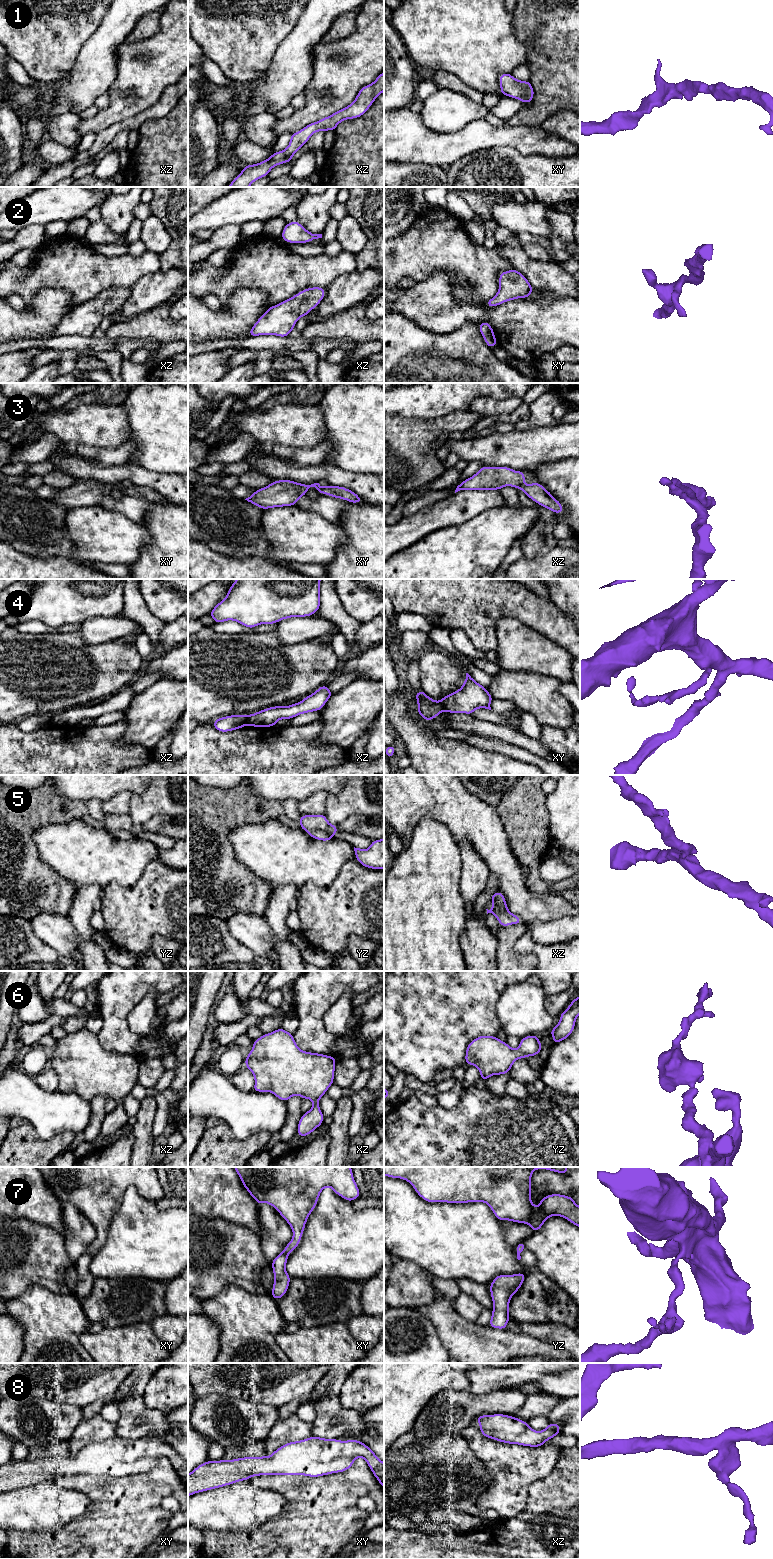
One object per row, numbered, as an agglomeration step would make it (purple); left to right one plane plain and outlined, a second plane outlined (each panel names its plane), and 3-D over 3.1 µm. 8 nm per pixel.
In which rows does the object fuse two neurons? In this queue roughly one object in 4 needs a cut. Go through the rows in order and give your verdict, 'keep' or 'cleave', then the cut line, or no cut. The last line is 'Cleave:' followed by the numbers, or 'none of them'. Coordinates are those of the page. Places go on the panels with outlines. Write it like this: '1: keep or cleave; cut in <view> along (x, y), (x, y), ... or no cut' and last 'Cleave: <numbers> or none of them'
1: keep; no cut
2: keep; no cut
3: keep; no cut
4: cleave; cut in xz along (247, 715), (245, 724)
5: cleave; cut in yz along (308, 833), (314, 830), (323, 830), (332, 837)
6: keep; no cut
7: keep; no cut
8: keep; no cut
Cleave: 4, 5

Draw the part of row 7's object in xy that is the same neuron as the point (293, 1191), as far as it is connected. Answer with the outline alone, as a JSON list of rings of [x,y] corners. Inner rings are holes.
[[[234,1167],[243,1186],[260,1205],[268,1203],[286,1220],[293,1231],[293,1238],[271,1262],[274,1284],[271,1295],[275,1300],[282,1298],[289,1287],[291,1277],[286,1272],[288,1254],[300,1244],[309,1215],[318,1202],[321,1191],[331,1187],[335,1194],[351,1202],[360,1197],[351,1167]]]

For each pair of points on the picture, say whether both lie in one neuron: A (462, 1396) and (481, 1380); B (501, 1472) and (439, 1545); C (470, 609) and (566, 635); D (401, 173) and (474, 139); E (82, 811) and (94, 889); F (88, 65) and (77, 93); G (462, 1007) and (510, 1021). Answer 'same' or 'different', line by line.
A: different
B: different
C: same
D: different
E: different
F: same
G: different

